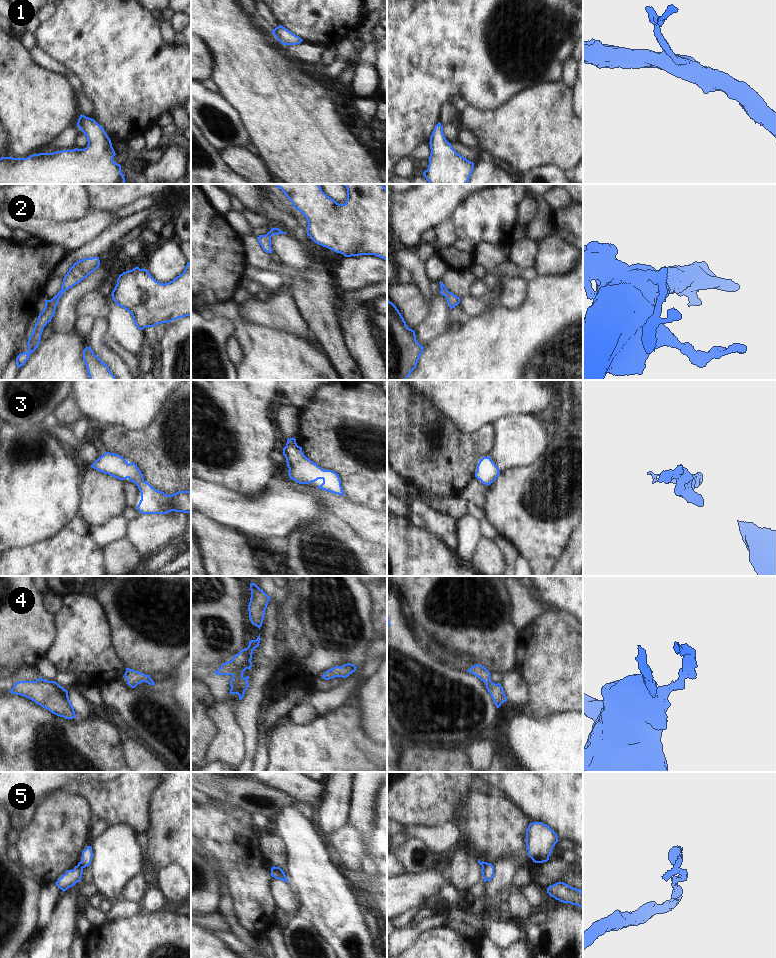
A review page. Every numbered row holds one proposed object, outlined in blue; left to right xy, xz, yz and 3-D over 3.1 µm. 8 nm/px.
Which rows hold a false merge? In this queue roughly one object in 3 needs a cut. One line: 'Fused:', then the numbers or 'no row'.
Fused: 5.

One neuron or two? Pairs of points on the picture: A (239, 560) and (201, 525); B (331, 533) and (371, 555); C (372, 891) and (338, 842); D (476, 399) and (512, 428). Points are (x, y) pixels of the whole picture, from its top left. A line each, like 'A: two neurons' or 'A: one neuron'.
A: one neuron
B: one neuron
C: one neuron
D: two neurons

